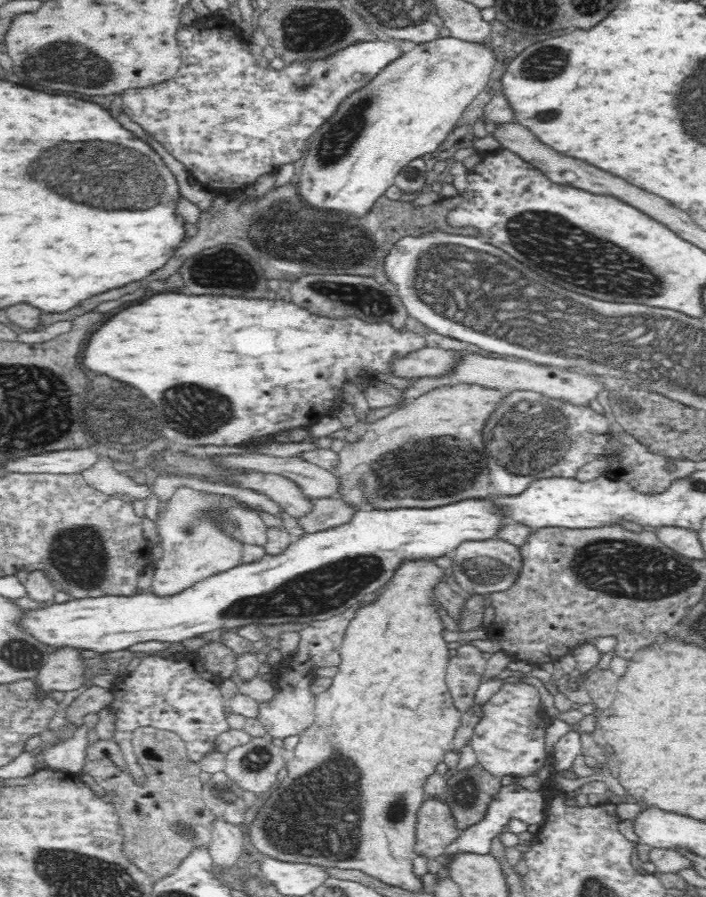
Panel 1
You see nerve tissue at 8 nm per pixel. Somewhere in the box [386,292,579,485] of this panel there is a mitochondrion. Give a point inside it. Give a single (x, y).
(529, 437)

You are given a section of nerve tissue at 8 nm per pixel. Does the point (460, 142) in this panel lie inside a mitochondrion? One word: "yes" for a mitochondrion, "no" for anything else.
no

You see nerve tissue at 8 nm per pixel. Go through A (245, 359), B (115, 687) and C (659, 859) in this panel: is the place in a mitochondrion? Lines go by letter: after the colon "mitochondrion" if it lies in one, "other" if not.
A: other
B: other
C: other

